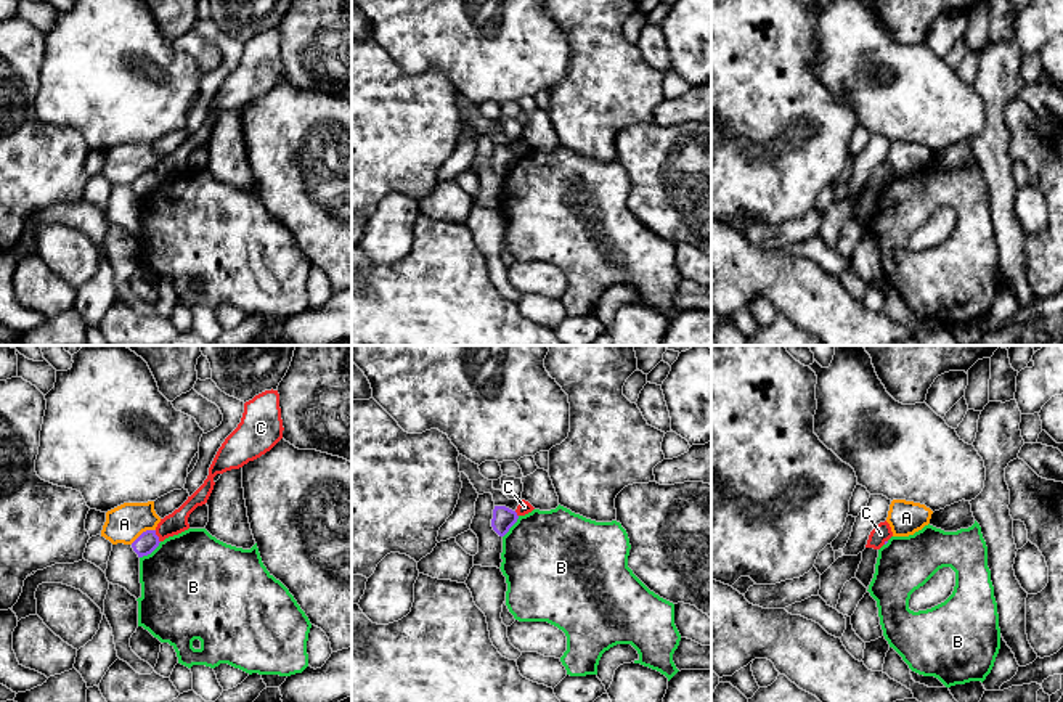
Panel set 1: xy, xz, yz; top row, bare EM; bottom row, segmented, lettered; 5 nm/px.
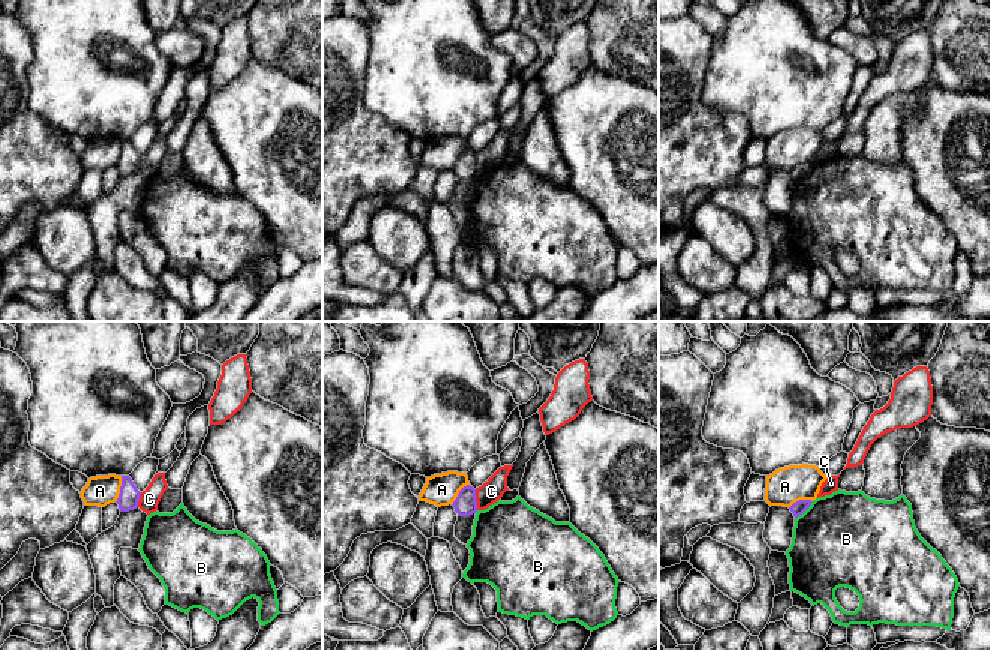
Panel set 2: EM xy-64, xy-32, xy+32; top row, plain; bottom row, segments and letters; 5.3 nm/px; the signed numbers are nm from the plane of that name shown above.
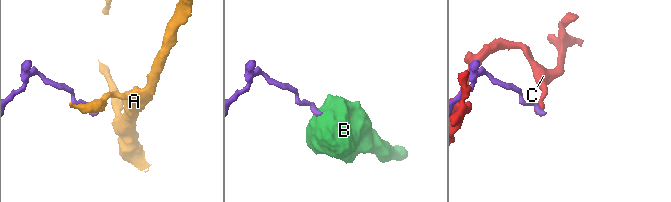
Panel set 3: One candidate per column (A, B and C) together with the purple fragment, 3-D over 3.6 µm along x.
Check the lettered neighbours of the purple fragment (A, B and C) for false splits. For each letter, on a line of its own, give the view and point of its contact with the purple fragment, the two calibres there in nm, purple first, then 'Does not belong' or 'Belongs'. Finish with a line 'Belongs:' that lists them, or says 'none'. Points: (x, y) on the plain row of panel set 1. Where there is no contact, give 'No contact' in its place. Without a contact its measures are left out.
A: Touches purple at xy (143, 172). Thickness 100 nm (purple) against 190 nm. Does not belong
B: Touches purple at xy (150, 193). Thickness 100 nm (purple) against 480 nm. Does not belong
C: Touches purple at xy (158, 177). Thickness 100 nm (purple) against 110 nm. Does not belong
Belongs: none

